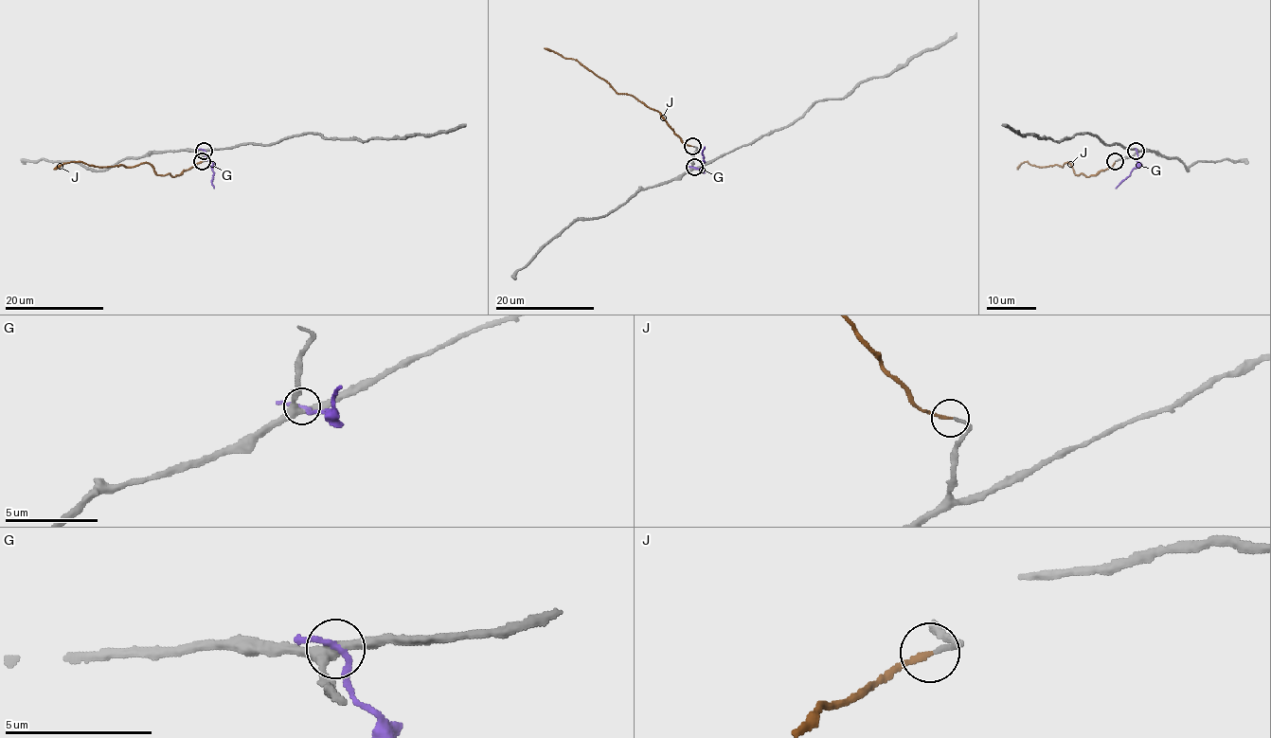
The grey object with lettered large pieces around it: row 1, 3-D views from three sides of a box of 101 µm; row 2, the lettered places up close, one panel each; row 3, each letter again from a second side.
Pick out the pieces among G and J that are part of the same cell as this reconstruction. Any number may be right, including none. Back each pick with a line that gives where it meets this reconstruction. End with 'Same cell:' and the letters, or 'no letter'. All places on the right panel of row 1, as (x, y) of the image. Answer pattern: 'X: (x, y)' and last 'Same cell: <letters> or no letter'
J: (1115, 161)
Same cell: J

